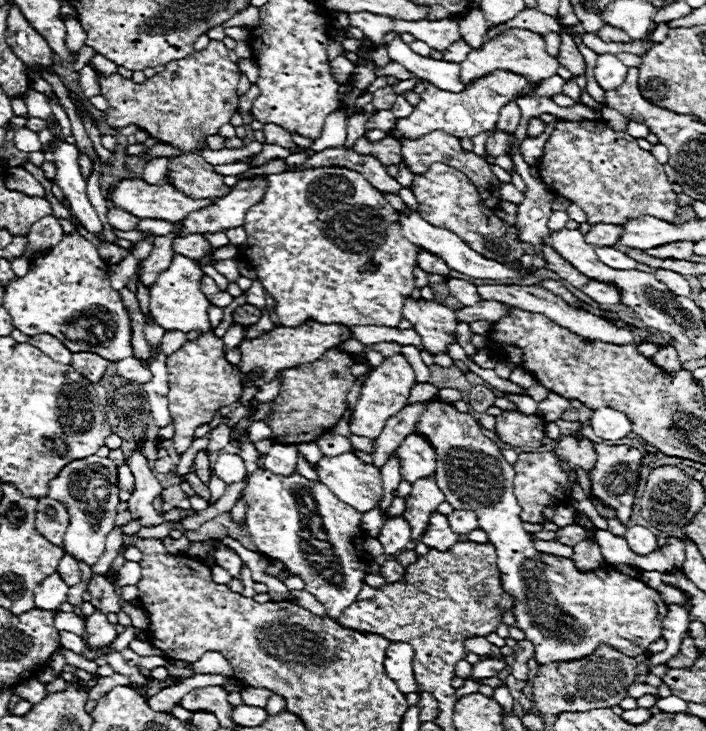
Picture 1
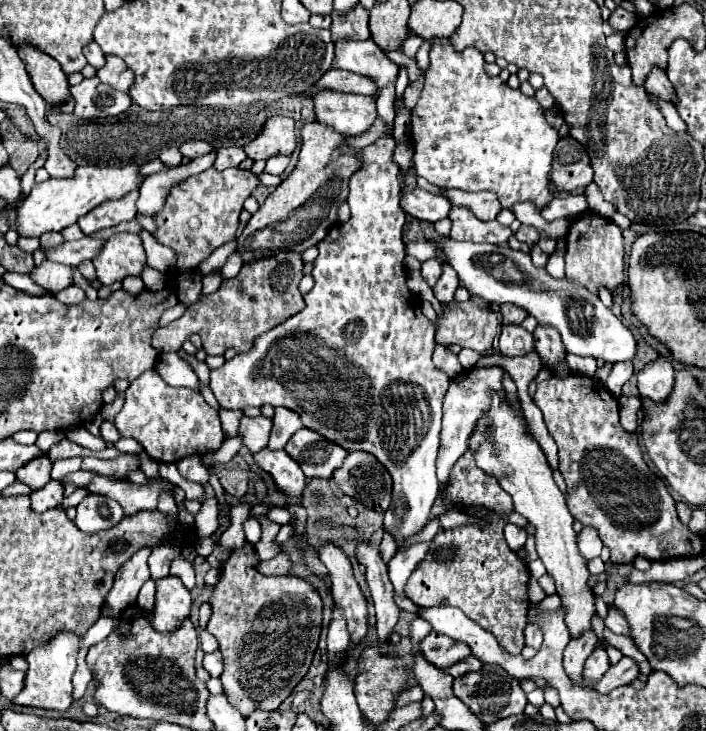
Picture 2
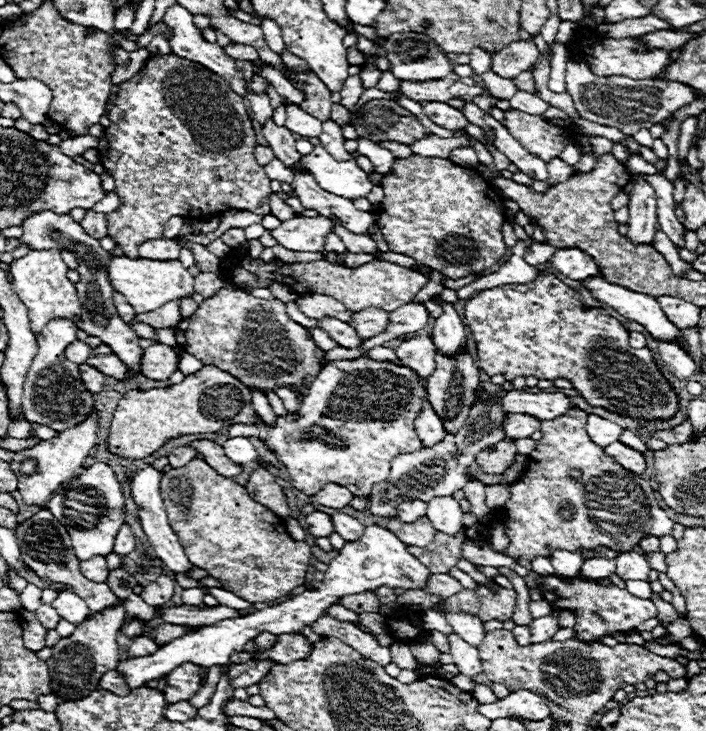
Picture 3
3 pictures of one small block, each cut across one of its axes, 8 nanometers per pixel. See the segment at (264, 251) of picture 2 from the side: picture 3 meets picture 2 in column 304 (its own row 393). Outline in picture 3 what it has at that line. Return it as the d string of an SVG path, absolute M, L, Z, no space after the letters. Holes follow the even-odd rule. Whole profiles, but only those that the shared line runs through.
M206 364L198 374L186 376L180 384L168 388L150 388L144 392L128 390L114 410L108 450L128 460L142 460L152 456L170 438L218 432L238 422L258 422L258 416L250 404L248 386L244 386L232 374Z

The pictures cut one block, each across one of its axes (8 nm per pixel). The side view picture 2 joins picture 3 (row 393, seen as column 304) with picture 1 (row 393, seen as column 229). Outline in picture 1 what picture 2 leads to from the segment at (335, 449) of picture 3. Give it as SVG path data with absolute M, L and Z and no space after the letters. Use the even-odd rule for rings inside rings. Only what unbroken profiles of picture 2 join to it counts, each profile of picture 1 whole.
M394 354L390 358L384 358L384 362L370 372L368 380L364 382L364 386L360 390L360 398L354 408L354 420L350 424L352 434L374 440L382 432L386 420L406 406L412 384L414 384L414 370L402 354Z

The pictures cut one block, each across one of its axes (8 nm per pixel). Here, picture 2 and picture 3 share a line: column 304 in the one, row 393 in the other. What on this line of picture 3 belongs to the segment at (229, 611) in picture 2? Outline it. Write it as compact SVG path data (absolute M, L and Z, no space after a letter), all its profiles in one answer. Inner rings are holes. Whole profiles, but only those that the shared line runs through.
M540 272L536 276L536 280L528 282L528 284L504 284L504 286L496 286L496 288L488 288L488 290L480 290L474 298L470 298L464 306L464 318L466 318L466 326L470 328L472 332L472 338L476 342L476 350L478 350L478 366L488 374L488 376L494 376L494 374L504 374L508 382L512 382L516 376L536 376L540 380L556 380L556 378L568 378L574 388L586 398L588 404L592 406L600 406L600 408L606 408L610 412L618 412L618 414L624 414L624 416L632 416L632 418L646 418L646 420L654 420L654 418L670 418L676 410L678 410L678 400L676 400L676 394L672 390L672 386L666 382L666 378L658 372L654 360L652 360L652 352L648 348L640 348L640 350L634 350L628 346L628 330L616 320L612 318L604 308L588 308L582 304L582 298L578 292L574 292L570 286L566 286L564 282L560 282L554 274L548 274L548 272Z

